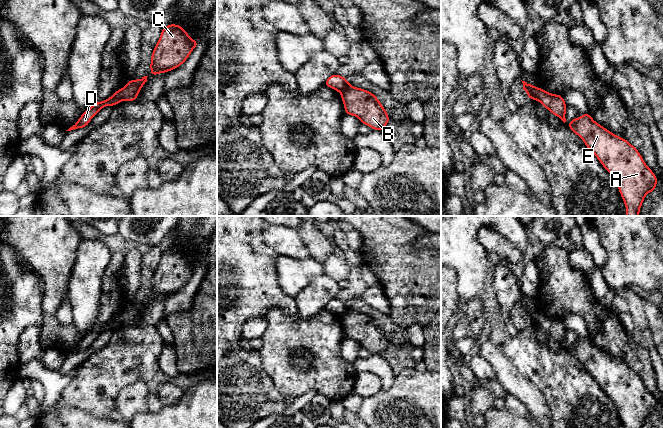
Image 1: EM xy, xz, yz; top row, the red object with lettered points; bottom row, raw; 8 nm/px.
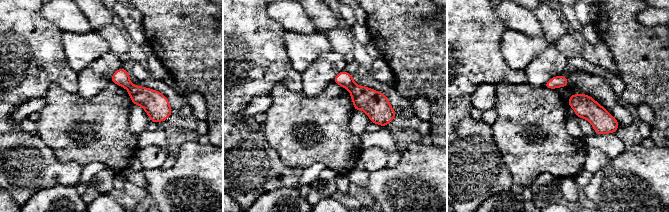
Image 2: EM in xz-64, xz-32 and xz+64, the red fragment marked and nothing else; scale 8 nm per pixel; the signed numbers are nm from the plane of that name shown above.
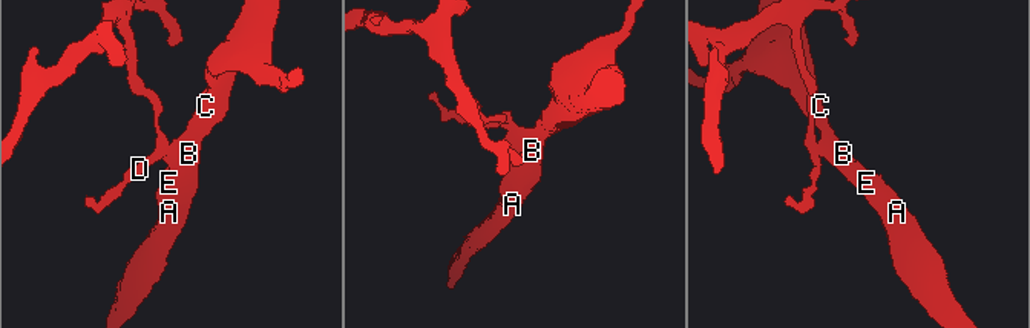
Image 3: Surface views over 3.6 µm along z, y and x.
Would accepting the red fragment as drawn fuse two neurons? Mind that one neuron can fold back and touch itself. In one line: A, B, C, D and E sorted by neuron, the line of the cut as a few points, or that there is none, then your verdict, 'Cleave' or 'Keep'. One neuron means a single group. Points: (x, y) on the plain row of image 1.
Groups: A B C E / D. Split along yz (536, 311), (535, 323). Cleave

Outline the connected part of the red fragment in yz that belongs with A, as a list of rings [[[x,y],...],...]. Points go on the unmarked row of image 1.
[[[587,336],[574,342],[568,351],[578,359],[597,381],[603,391],[612,399],[625,428],[642,428],[648,416],[654,416],[657,400],[645,388],[639,375],[626,363],[616,360],[595,346]]]

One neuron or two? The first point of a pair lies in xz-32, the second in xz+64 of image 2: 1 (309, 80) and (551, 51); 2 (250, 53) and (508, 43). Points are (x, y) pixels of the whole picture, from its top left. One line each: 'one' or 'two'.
1: one
2: two

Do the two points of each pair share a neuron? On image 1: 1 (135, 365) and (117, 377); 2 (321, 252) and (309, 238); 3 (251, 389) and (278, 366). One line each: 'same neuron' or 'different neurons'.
1: same neuron
2: same neuron
3: different neurons

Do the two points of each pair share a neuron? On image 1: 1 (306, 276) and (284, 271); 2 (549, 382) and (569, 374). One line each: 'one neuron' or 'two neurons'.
1: one neuron
2: one neuron

